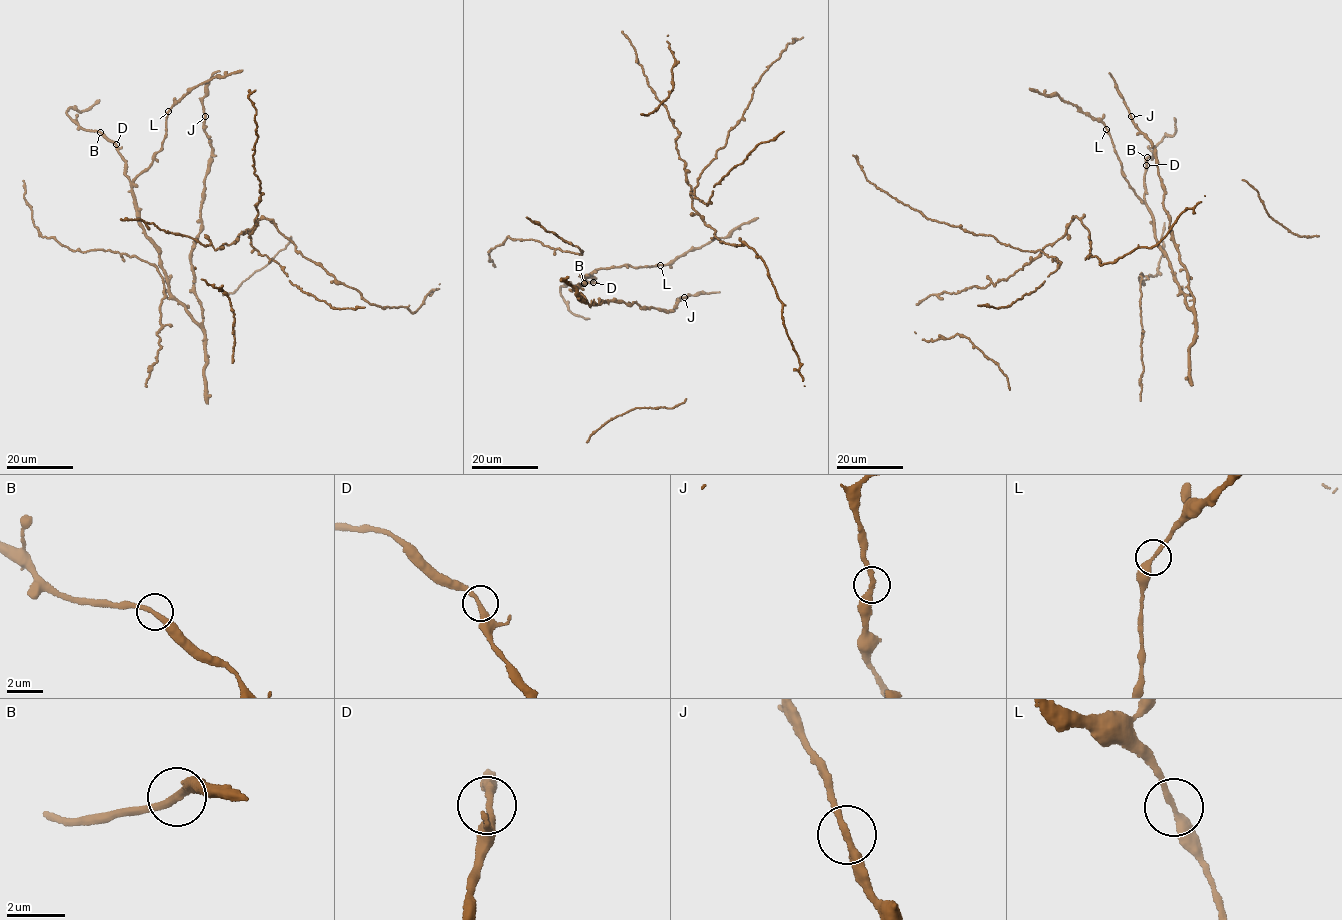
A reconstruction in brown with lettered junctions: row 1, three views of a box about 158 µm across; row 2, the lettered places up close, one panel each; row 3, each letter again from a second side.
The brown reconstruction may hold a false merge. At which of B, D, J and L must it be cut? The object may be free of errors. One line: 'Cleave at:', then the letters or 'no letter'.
Cleave at: no letter

